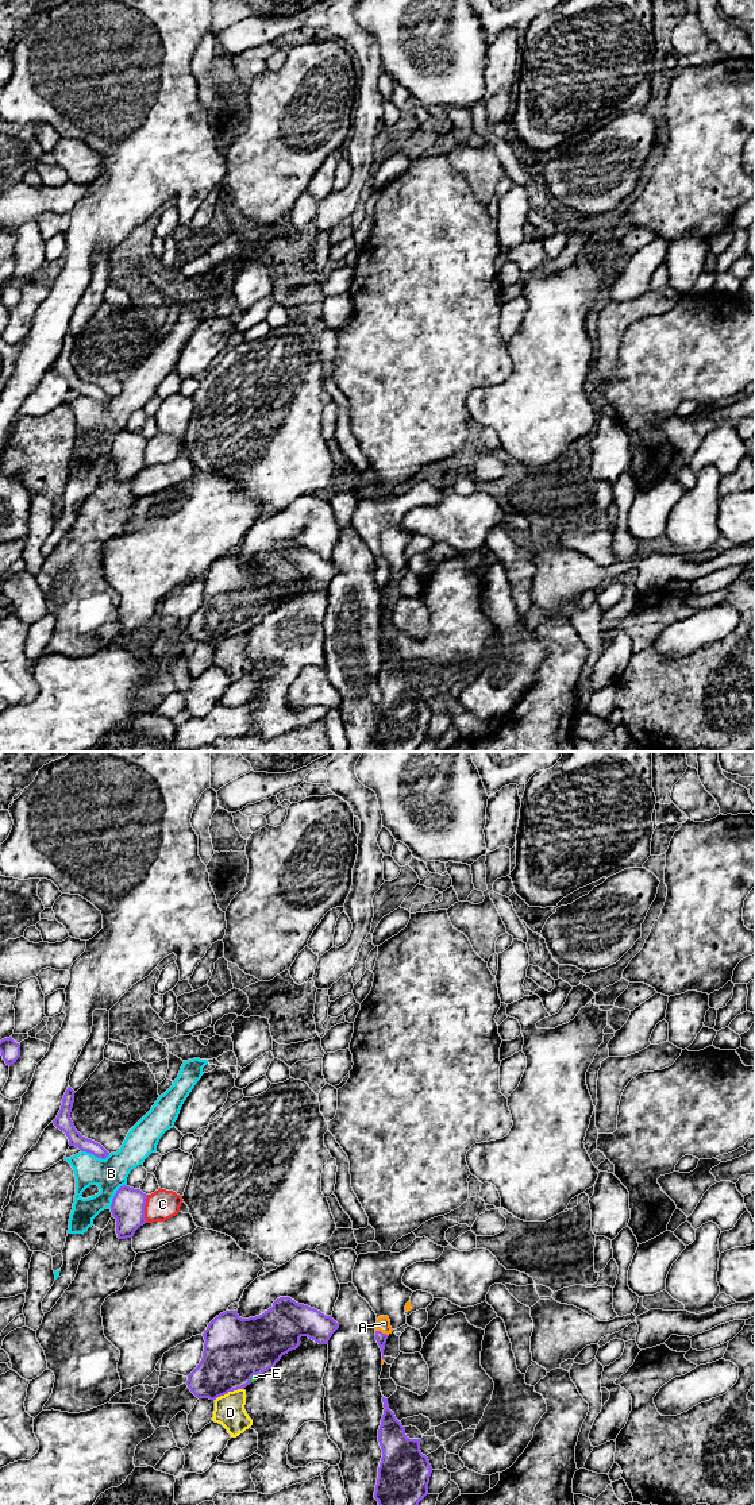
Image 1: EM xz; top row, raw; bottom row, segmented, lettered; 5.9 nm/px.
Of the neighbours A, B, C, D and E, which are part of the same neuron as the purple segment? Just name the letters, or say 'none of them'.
A, E

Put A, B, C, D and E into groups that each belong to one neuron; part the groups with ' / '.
A E / B / C / D

